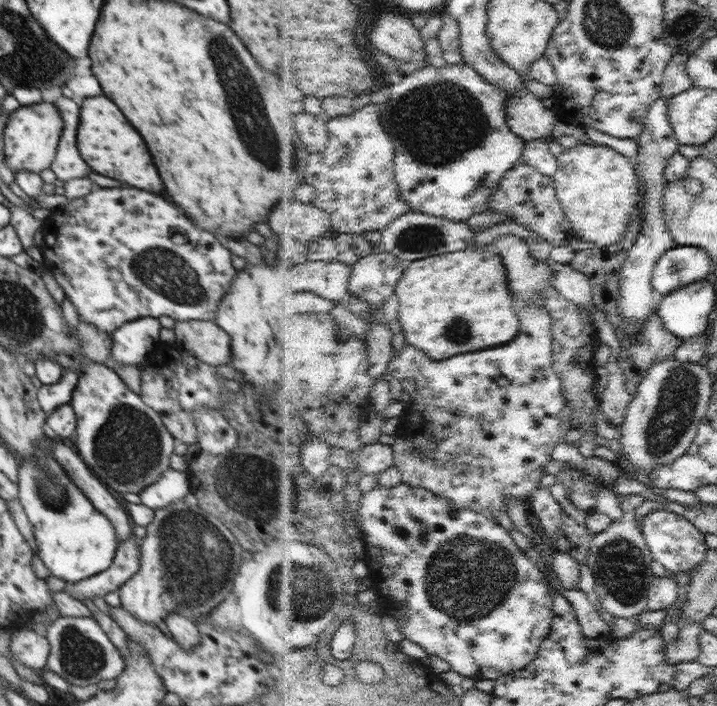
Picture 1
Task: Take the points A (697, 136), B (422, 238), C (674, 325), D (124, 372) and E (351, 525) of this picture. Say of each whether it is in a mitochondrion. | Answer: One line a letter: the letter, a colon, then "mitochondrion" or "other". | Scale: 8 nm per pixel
A: other
B: mitochondrion
C: other
D: other
E: other

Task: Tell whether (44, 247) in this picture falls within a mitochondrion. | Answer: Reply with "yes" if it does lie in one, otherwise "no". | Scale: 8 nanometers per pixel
no

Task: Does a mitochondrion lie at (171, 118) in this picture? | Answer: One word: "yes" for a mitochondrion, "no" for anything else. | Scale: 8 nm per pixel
no

